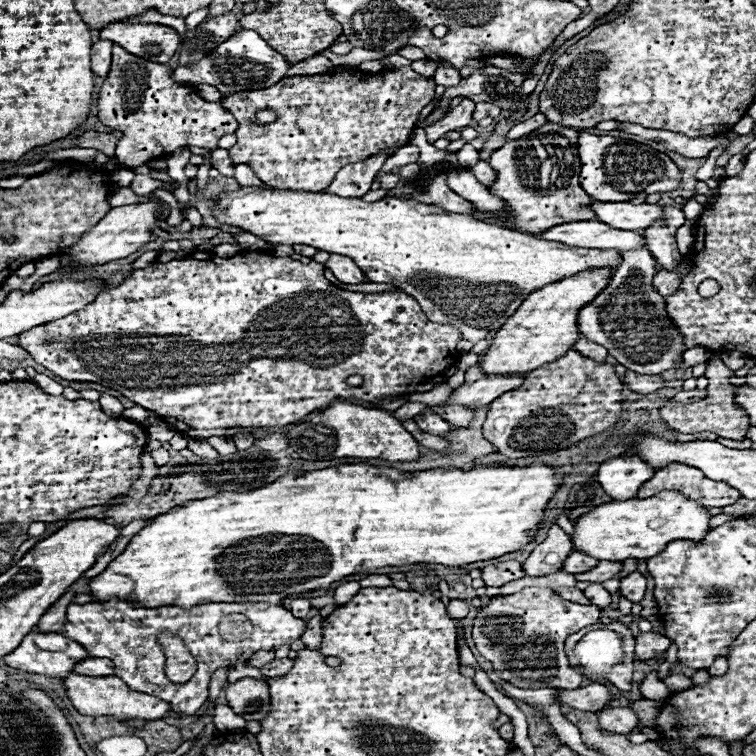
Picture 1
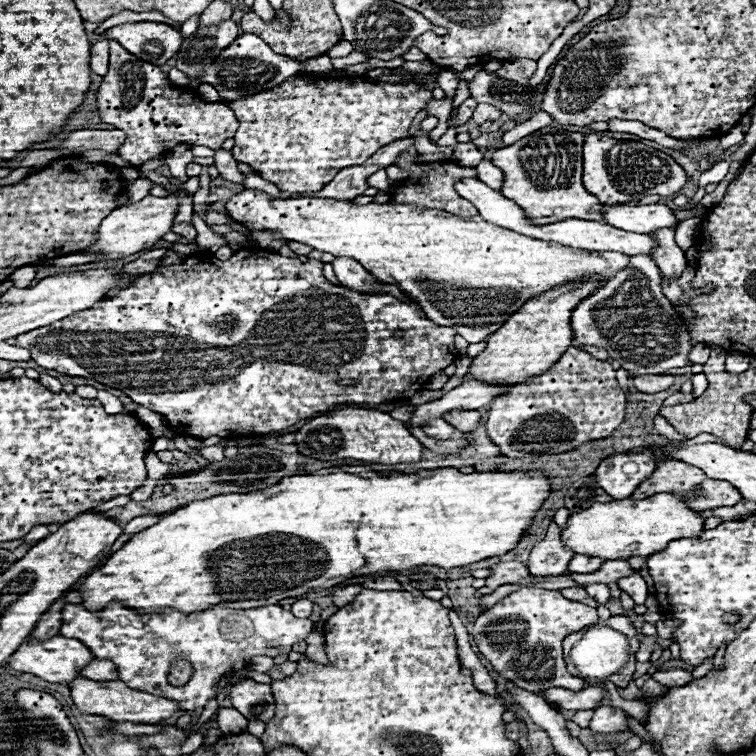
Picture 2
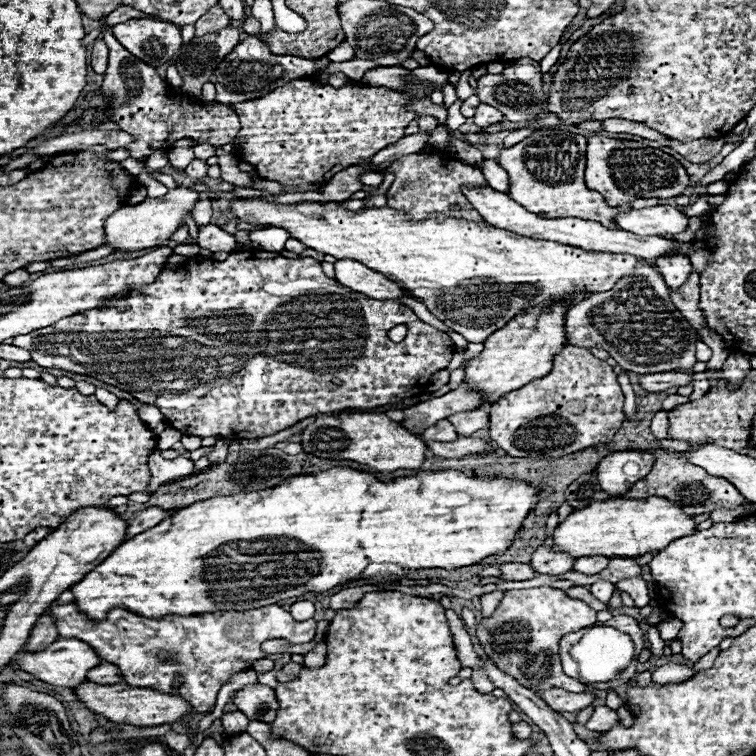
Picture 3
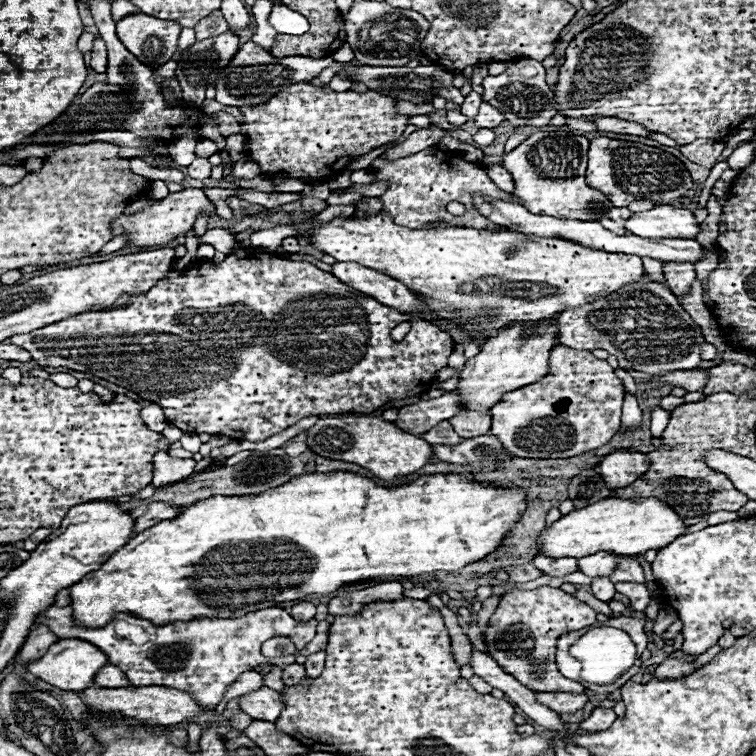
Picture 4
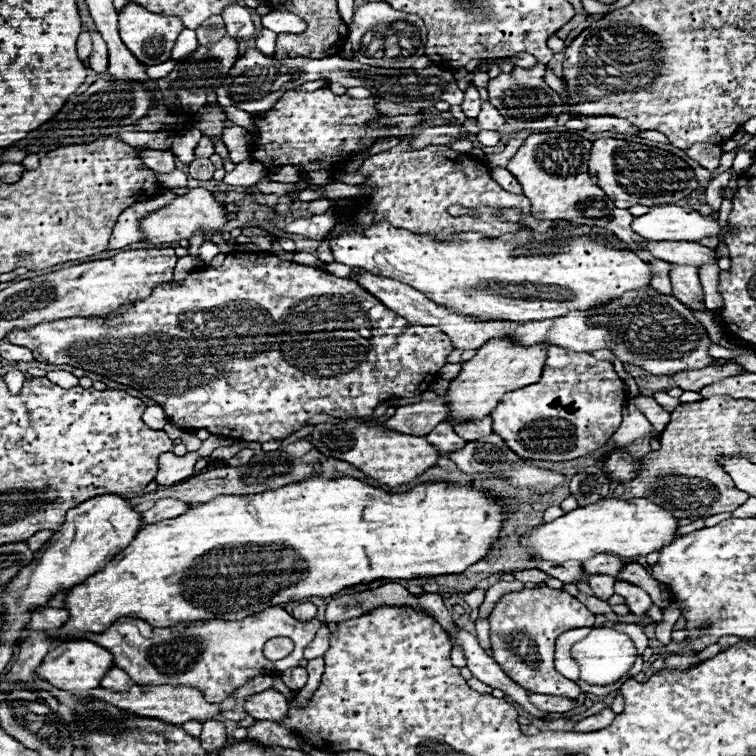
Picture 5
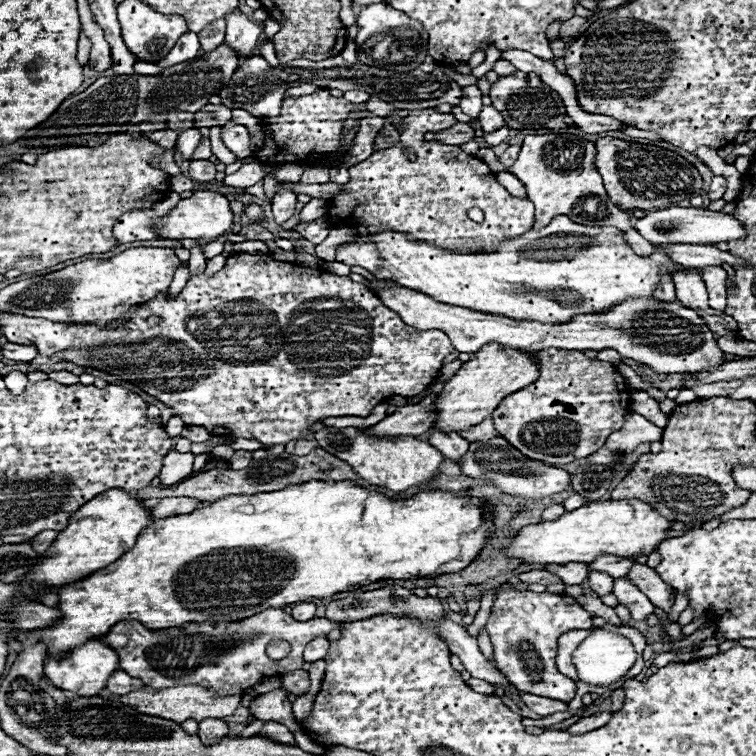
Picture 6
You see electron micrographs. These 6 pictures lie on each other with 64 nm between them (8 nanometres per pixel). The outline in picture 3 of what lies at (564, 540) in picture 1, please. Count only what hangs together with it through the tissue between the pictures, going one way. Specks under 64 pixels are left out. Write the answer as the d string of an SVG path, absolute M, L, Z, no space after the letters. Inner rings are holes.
M554 512L550 518L548 518L548 538L544 540L542 546L538 546L532 554L532 560L530 560L530 566L534 568L534 572L538 574L550 574L550 576L560 576L564 572L570 572L572 570L572 564L574 564L574 556L566 554L566 552L556 552L552 550L552 532L556 530L558 526L558 514Z

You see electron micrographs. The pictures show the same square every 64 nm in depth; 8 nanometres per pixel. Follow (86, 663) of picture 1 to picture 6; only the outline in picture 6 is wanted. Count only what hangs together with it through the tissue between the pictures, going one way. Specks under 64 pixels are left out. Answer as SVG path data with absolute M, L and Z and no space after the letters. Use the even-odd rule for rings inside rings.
M116 670L116 672L108 678L108 682L106 682L106 690L112 692L112 694L128 694L128 692L132 692L132 690L138 688L138 686L142 686L142 682L130 678L130 676L128 676L126 672L122 672L122 670Z

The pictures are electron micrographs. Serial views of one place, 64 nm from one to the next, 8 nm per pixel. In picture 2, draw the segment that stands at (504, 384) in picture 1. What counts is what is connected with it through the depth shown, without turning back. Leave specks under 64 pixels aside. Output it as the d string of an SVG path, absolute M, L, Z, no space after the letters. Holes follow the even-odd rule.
M464 380L458 388L444 394L440 400L434 400L430 404L422 404L416 408L416 412L410 418L412 426L420 426L422 422L438 416L442 418L452 408L464 408L464 410L480 410L482 406L488 406L496 396L508 392L508 386L504 384L488 384L480 380Z

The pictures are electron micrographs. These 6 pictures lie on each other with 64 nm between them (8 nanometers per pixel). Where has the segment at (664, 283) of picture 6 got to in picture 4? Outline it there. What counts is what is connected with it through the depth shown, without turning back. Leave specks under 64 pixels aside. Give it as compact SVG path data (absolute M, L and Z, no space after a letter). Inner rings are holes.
M536 132L526 138L518 148L504 154L502 166L512 174L516 190L512 192L522 206L530 212L542 212L544 216L574 216L578 220L598 220L604 228L618 234L628 234L624 228L626 216L632 212L628 208L616 208L610 200L590 188L584 180L588 144L584 136L574 136L568 132ZM642 258L644 262L644 270L648 272L648 276L652 280L658 280L664 284L664 274L662 274L662 262L660 260L650 260L650 258Z

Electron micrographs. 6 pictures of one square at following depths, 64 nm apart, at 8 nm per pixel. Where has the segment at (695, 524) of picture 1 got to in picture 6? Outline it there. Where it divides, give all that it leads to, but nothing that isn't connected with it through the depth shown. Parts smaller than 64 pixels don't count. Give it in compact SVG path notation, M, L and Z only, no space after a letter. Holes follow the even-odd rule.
M604 500L580 506L564 516L524 526L512 544L506 548L510 558L520 558L524 562L536 564L568 564L568 562L582 562L590 564L594 556L602 556L606 552L622 556L622 558L636 558L652 554L662 540L666 540L666 532L672 528L672 520L664 518L656 508L642 500Z

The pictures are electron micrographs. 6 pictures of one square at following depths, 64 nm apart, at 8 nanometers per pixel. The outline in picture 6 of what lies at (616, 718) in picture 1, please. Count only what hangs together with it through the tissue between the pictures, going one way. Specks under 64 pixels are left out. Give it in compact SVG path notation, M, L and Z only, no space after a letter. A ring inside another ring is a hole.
M600 712L600 714L594 714L594 716L582 718L582 720L578 720L576 724L570 726L570 732L572 732L572 734L584 734L584 732L598 730L598 728L602 728L606 722L610 722L610 718L612 718L612 712Z

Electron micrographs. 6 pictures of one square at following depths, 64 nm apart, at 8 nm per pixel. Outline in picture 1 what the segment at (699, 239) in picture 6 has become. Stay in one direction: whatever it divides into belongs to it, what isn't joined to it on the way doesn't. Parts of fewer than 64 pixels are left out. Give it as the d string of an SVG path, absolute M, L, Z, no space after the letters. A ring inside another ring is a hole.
M592 200L590 208L598 220L618 230L644 230L662 218L662 208L656 204L632 204L632 202L602 202Z

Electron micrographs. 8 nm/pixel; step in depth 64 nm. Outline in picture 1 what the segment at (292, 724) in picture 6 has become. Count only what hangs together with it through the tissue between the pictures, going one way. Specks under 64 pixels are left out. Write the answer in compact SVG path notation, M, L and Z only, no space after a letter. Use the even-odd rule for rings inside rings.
M242 678L226 686L228 706L244 720L264 720L270 708L268 684L256 678Z

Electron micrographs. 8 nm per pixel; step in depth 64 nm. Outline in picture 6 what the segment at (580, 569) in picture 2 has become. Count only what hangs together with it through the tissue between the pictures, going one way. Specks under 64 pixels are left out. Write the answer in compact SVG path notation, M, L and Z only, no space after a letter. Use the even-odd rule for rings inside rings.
M604 554L604 556L598 556L594 562L590 562L588 570L590 572L606 572L606 574L610 574L614 578L624 578L626 570L630 570L630 564L634 564L634 560Z

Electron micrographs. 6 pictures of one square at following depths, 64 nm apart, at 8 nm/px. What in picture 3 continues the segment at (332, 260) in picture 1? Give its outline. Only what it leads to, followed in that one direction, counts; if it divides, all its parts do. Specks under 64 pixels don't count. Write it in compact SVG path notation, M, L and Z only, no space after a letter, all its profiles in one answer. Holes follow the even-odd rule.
M336 260L336 280L342 286L348 286L354 292L362 292L376 300L400 300L406 292L394 284L392 280L384 278L378 272L370 272L364 264L358 264L356 260Z

